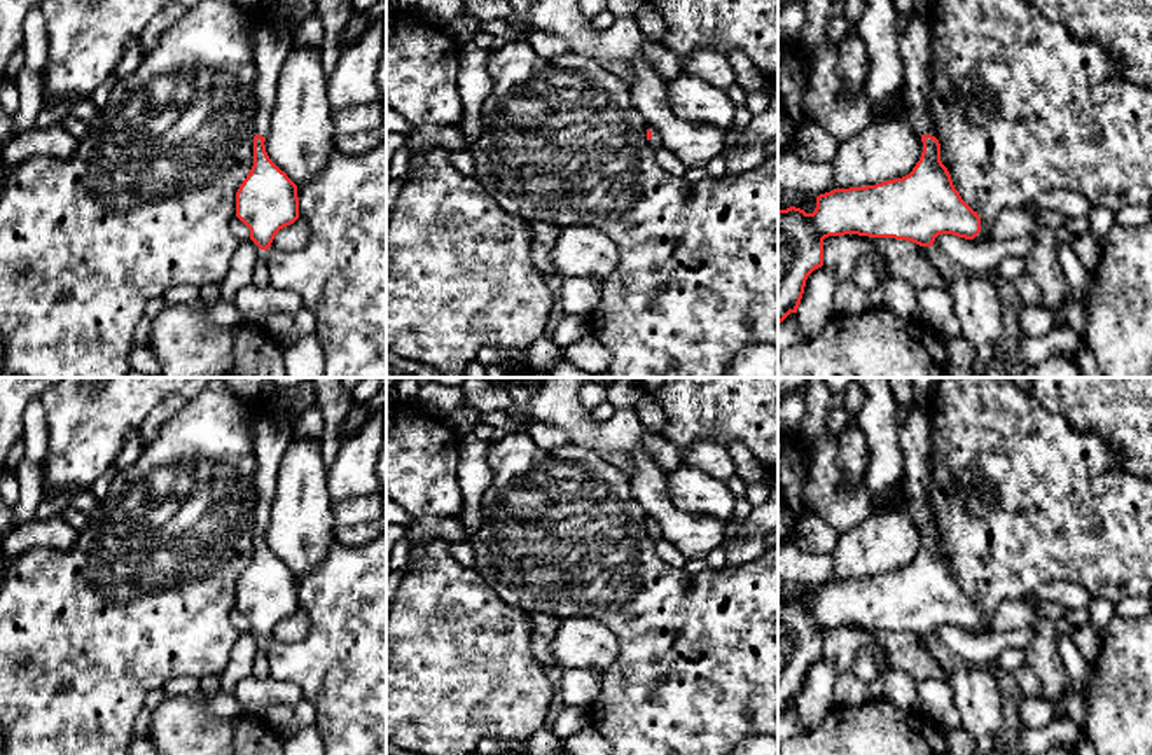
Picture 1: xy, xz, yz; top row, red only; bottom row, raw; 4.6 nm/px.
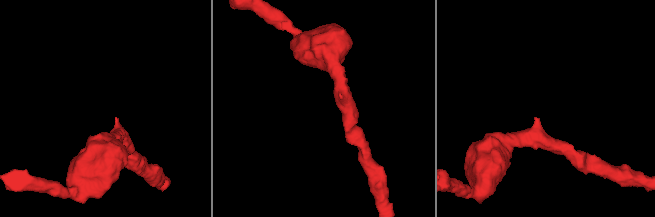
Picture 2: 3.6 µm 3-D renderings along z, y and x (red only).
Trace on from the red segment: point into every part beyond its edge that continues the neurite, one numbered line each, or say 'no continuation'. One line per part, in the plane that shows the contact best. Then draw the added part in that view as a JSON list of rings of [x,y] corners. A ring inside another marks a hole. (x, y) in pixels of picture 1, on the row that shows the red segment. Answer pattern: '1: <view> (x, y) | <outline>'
1: yz (916, 49) | [[[913,14],[909,17],[907,28],[899,35],[897,47],[904,63],[902,103],[906,119],[916,133],[933,136],[933,121],[928,107],[933,42],[925,16]]]

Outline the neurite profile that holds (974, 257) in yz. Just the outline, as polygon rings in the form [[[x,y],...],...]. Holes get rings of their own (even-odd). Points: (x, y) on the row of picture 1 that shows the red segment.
[[[939,234],[933,241],[953,262],[960,264],[967,273],[986,274],[1009,255],[1024,257],[1033,246],[1033,236],[1023,239],[995,239],[975,243],[972,239],[953,234]]]

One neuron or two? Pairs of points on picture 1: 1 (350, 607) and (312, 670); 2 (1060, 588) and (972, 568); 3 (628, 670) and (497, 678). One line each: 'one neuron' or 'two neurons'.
1: one neuron
2: two neurons
3: two neurons

